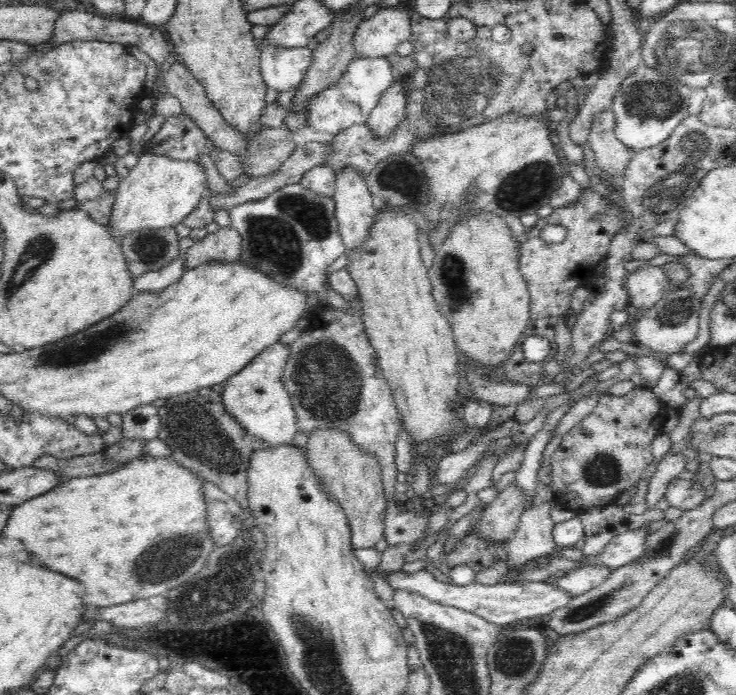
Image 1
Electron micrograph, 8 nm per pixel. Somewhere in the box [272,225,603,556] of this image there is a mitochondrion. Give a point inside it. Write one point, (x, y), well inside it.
(327, 376)

